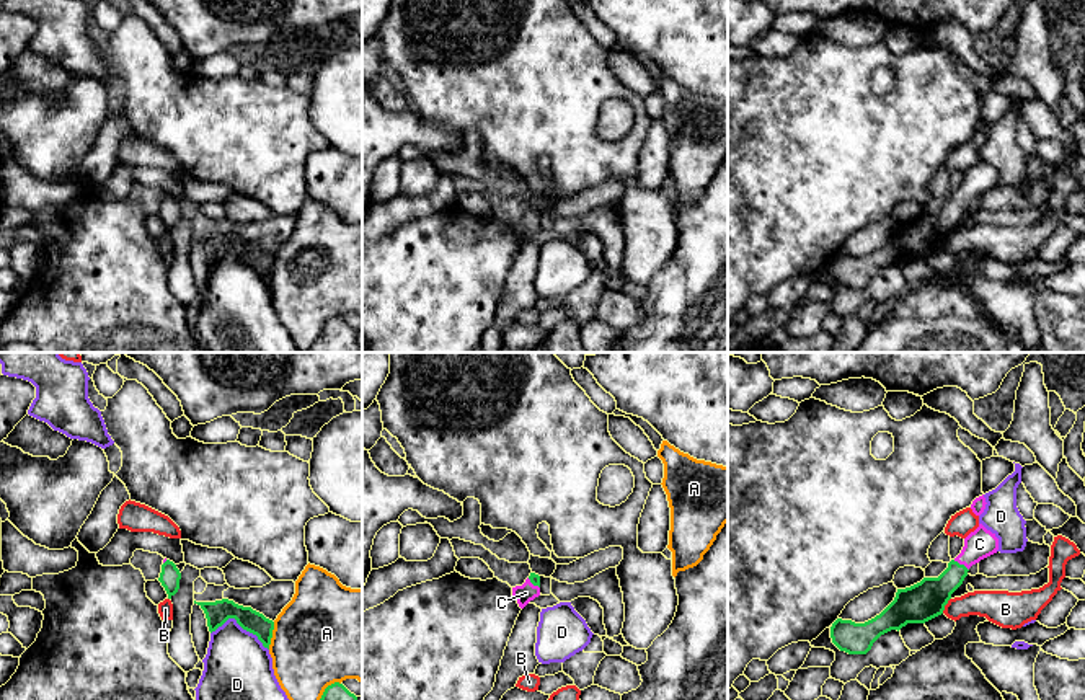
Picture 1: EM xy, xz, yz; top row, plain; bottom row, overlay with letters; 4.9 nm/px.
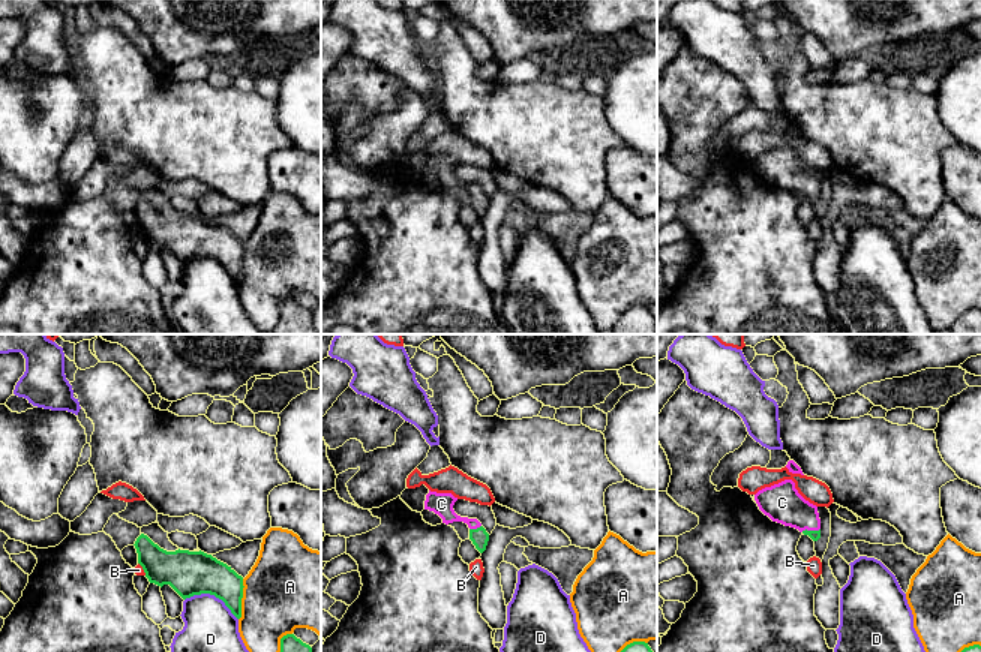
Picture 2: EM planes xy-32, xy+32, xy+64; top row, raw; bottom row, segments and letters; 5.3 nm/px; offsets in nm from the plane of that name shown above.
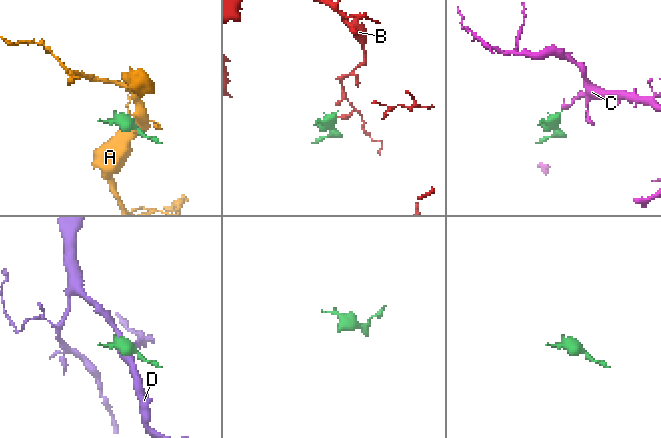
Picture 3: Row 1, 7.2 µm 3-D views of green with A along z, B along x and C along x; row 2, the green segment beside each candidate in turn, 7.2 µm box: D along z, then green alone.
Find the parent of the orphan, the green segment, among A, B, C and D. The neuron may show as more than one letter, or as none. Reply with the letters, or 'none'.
C

